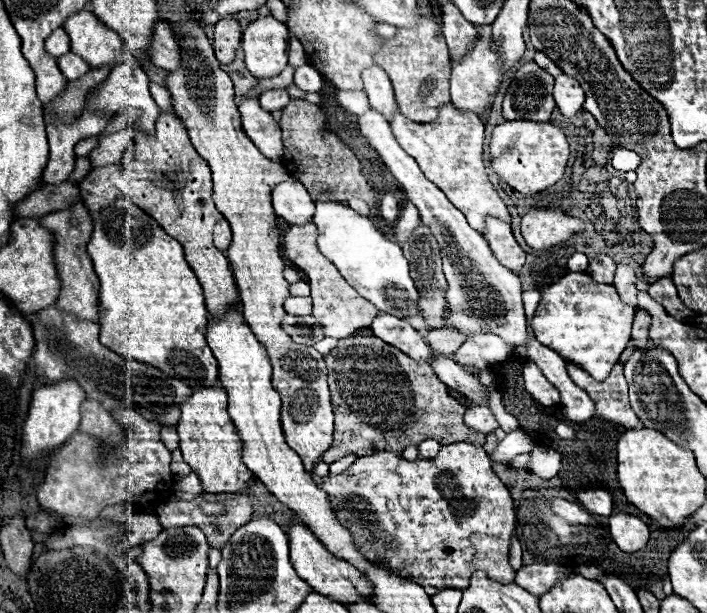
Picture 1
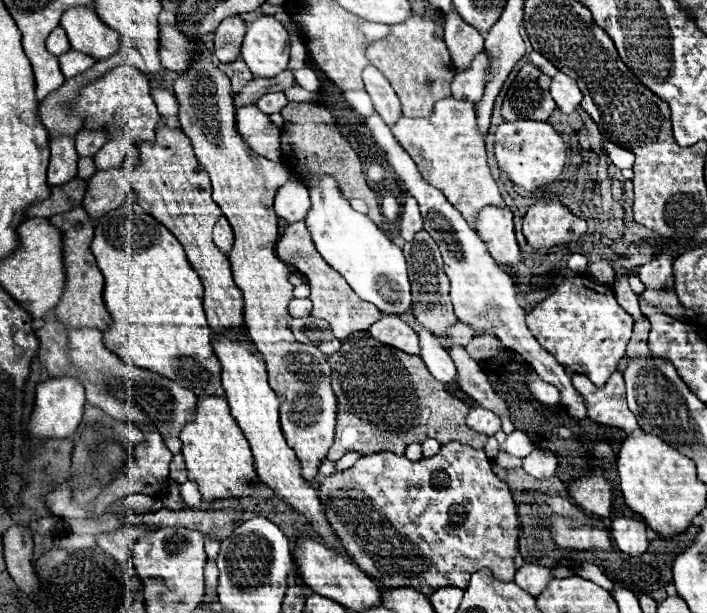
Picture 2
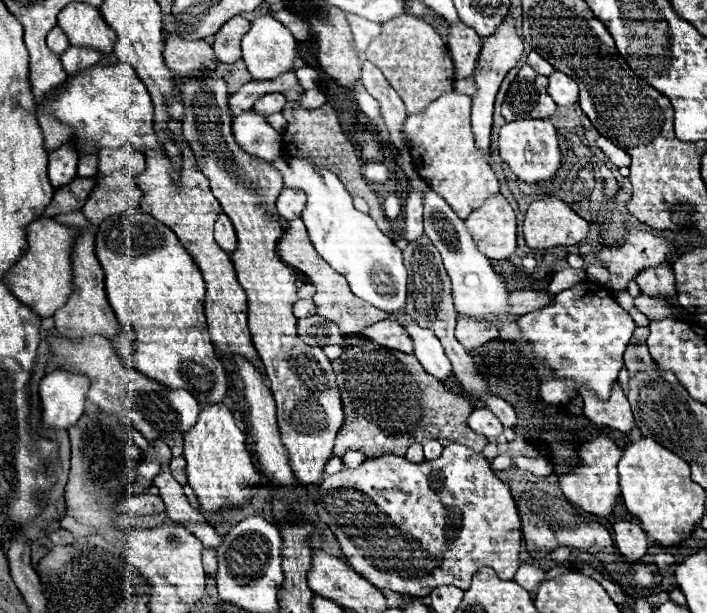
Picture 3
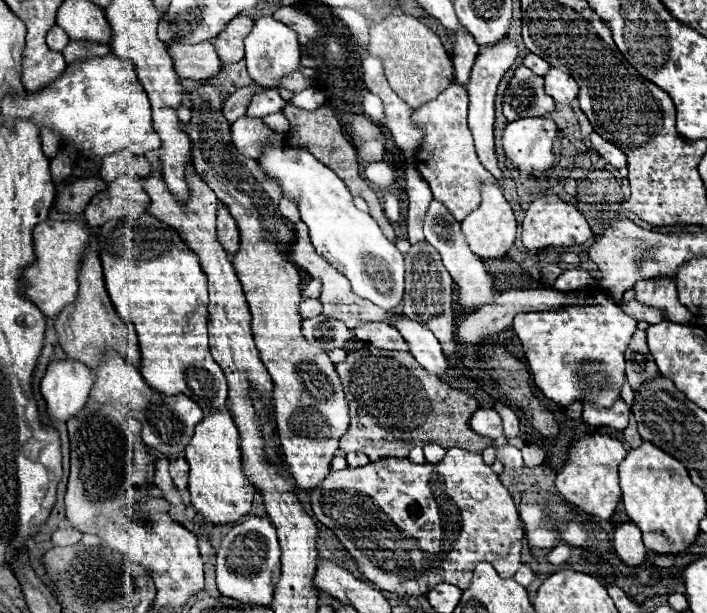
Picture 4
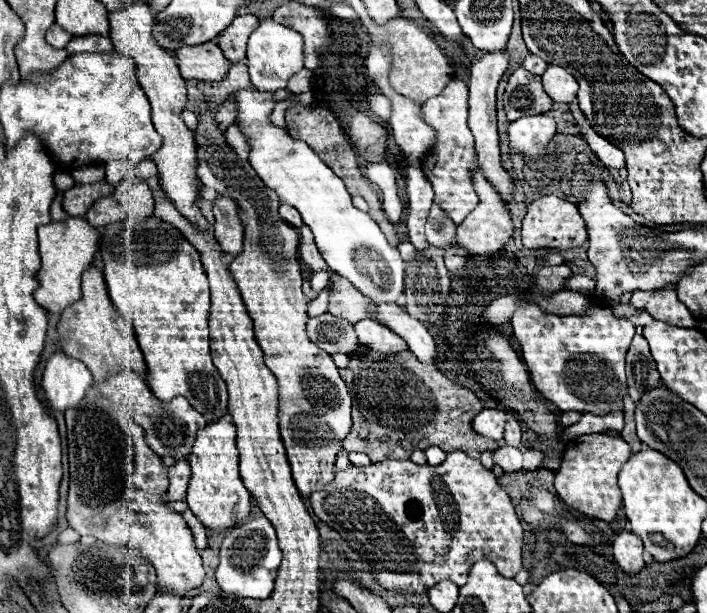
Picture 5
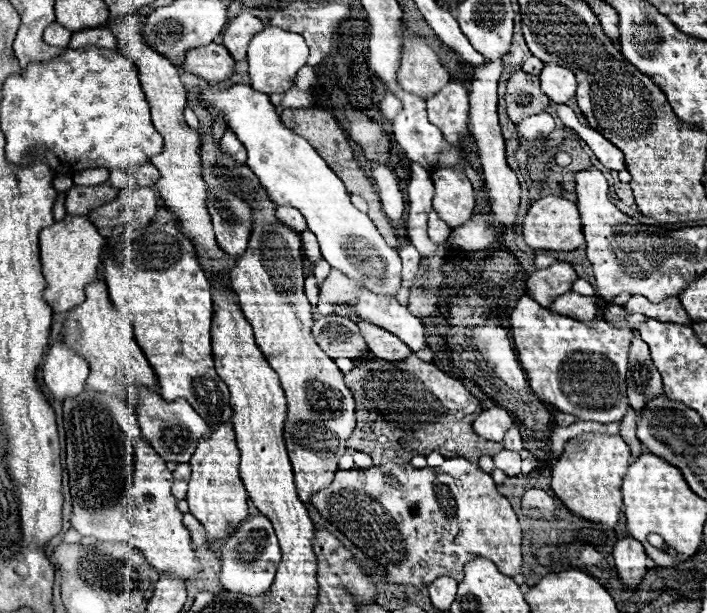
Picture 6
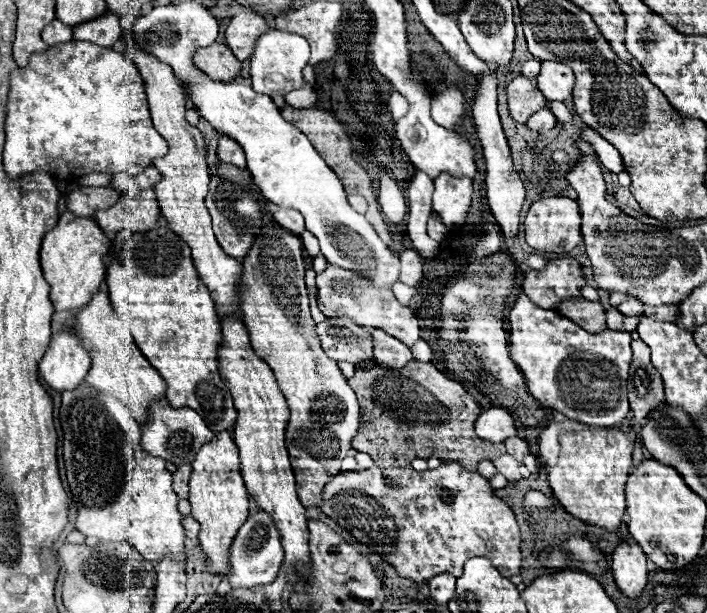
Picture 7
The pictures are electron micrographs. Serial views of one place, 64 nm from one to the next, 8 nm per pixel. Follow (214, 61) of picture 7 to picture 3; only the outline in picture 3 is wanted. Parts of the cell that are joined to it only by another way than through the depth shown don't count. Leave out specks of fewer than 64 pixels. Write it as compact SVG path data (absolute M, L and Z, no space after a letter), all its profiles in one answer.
M166 34L164 60L174 74L184 78L200 76L202 72L214 72L218 64L212 46L204 40L186 42L172 34Z

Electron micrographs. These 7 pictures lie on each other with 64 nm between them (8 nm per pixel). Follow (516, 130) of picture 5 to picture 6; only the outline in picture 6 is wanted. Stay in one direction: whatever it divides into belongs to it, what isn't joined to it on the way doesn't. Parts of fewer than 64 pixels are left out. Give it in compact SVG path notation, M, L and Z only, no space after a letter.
M540 112L534 116L528 116L520 124L516 124L516 130L526 138L526 140L536 140L536 138L546 138L552 130L556 128L554 118L548 112Z

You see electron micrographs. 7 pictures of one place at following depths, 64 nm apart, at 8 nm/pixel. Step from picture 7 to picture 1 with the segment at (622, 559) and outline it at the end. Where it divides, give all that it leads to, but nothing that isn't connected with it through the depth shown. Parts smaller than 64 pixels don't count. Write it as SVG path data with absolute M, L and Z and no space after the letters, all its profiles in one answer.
M612 514L610 516L610 536L624 552L638 552L648 544L648 526L632 514Z

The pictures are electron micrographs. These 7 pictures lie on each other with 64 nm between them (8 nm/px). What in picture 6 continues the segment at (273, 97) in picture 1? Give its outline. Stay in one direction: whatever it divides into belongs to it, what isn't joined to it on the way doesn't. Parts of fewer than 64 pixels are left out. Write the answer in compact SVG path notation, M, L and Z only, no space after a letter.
M236 84L230 88L204 88L200 92L200 100L206 110L210 110L212 120L222 116L228 130L232 130L246 146L246 164L258 176L270 200L274 200L276 206L294 206L304 214L308 228L320 242L324 260L346 276L362 280L368 290L396 296L400 286L398 250L390 248L372 220L352 206L342 180L326 166L308 140L304 136L296 136L296 132L282 124L270 96L256 92L250 86Z

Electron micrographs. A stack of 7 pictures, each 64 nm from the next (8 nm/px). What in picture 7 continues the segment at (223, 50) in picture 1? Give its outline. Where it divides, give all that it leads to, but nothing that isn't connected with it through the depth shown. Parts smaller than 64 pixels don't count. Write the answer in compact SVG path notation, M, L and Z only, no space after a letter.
M236 14L228 28L226 28L226 44L234 52L234 56L244 62L250 60L254 52L254 44L258 42L256 38L262 36L262 32L268 32L270 26L266 24L266 18L260 14Z

